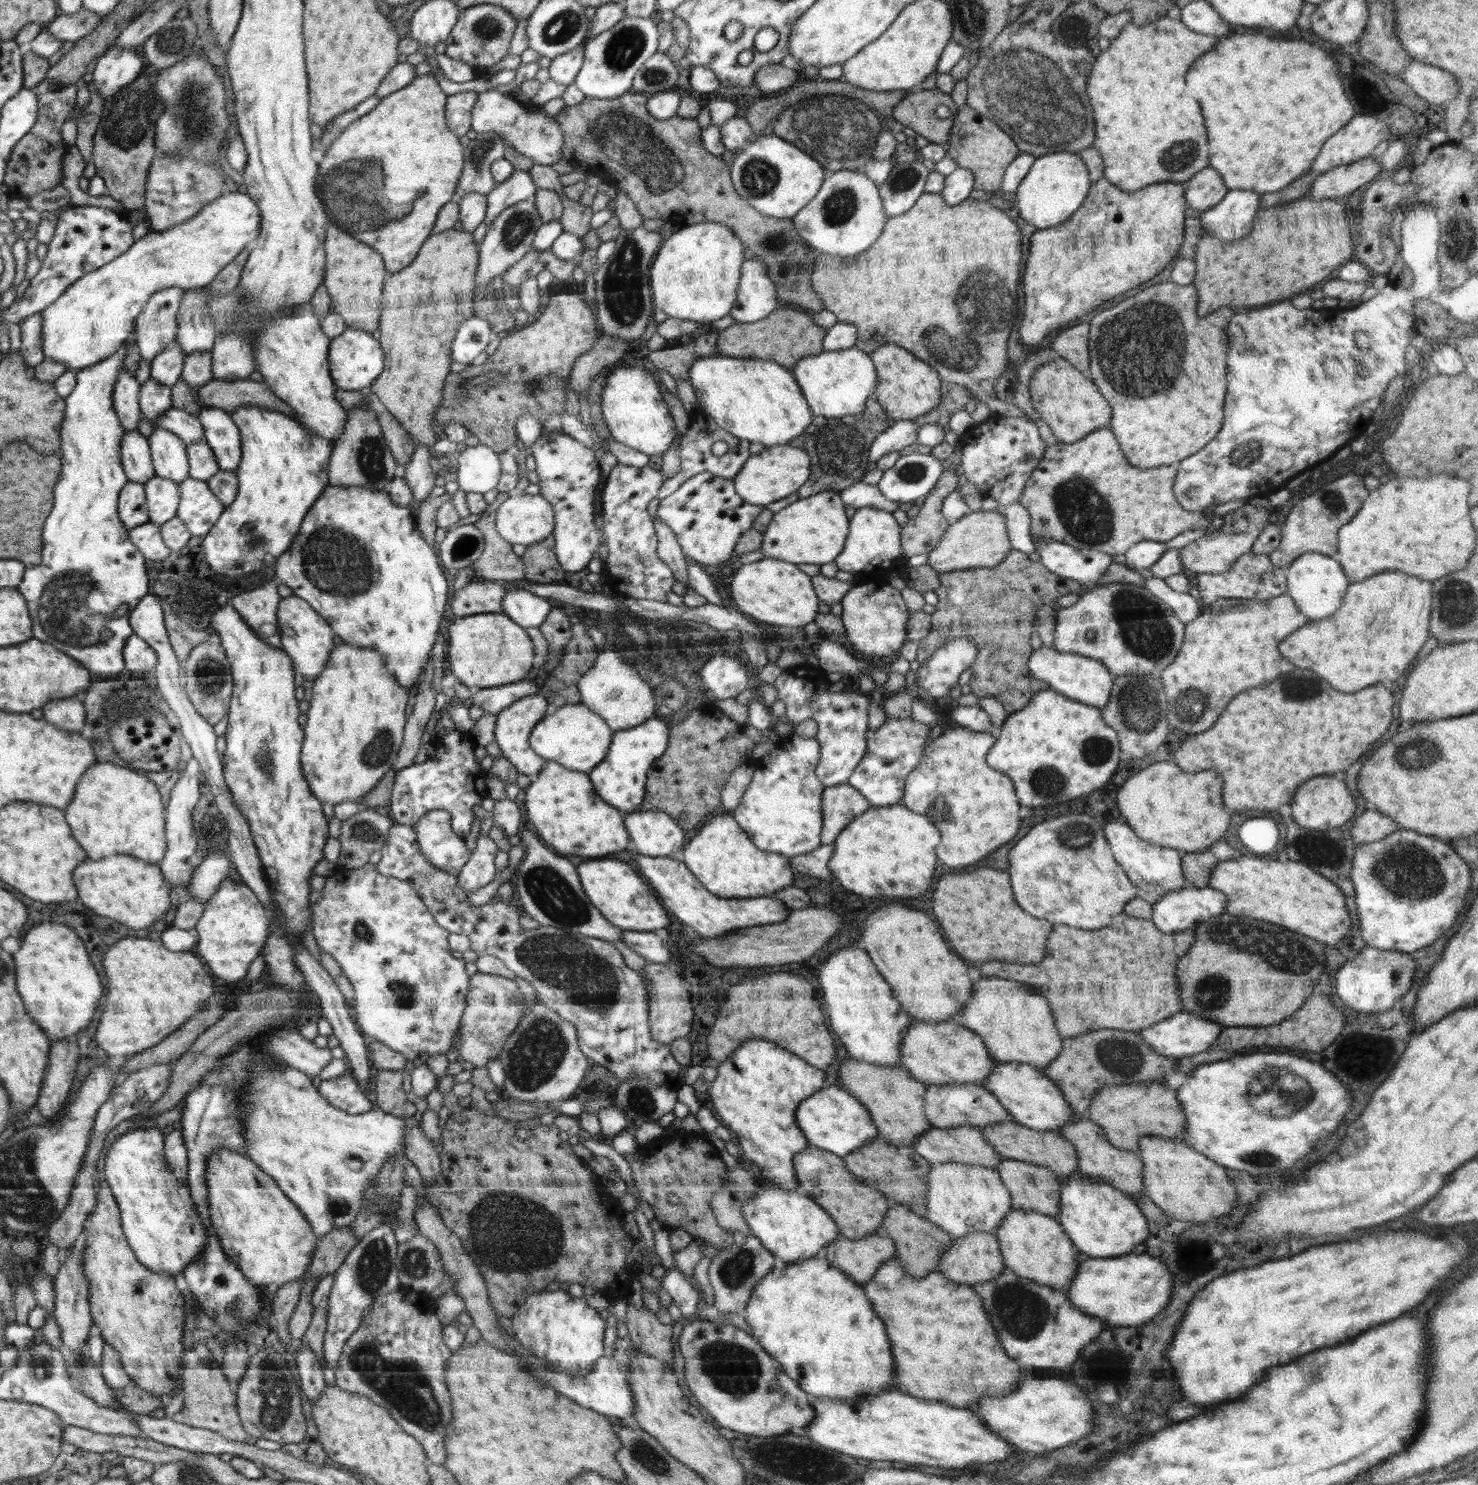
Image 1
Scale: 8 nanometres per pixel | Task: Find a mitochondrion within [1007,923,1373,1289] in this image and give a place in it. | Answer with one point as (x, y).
(1280, 1103)

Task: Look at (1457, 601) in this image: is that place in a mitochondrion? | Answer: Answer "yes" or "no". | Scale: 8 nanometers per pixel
yes

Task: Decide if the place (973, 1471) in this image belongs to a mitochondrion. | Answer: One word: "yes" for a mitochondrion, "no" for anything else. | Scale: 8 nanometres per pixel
no

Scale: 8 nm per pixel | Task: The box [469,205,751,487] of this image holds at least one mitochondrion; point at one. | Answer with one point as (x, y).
(622, 287)

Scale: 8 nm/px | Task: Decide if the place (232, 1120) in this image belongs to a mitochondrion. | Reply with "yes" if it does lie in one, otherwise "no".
yes

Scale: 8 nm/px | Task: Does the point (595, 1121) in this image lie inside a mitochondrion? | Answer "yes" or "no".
no

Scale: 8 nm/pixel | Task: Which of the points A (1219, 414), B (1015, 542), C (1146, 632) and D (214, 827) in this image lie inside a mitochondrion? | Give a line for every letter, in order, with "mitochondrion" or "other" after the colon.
A: other
B: other
C: mitochondrion
D: mitochondrion

